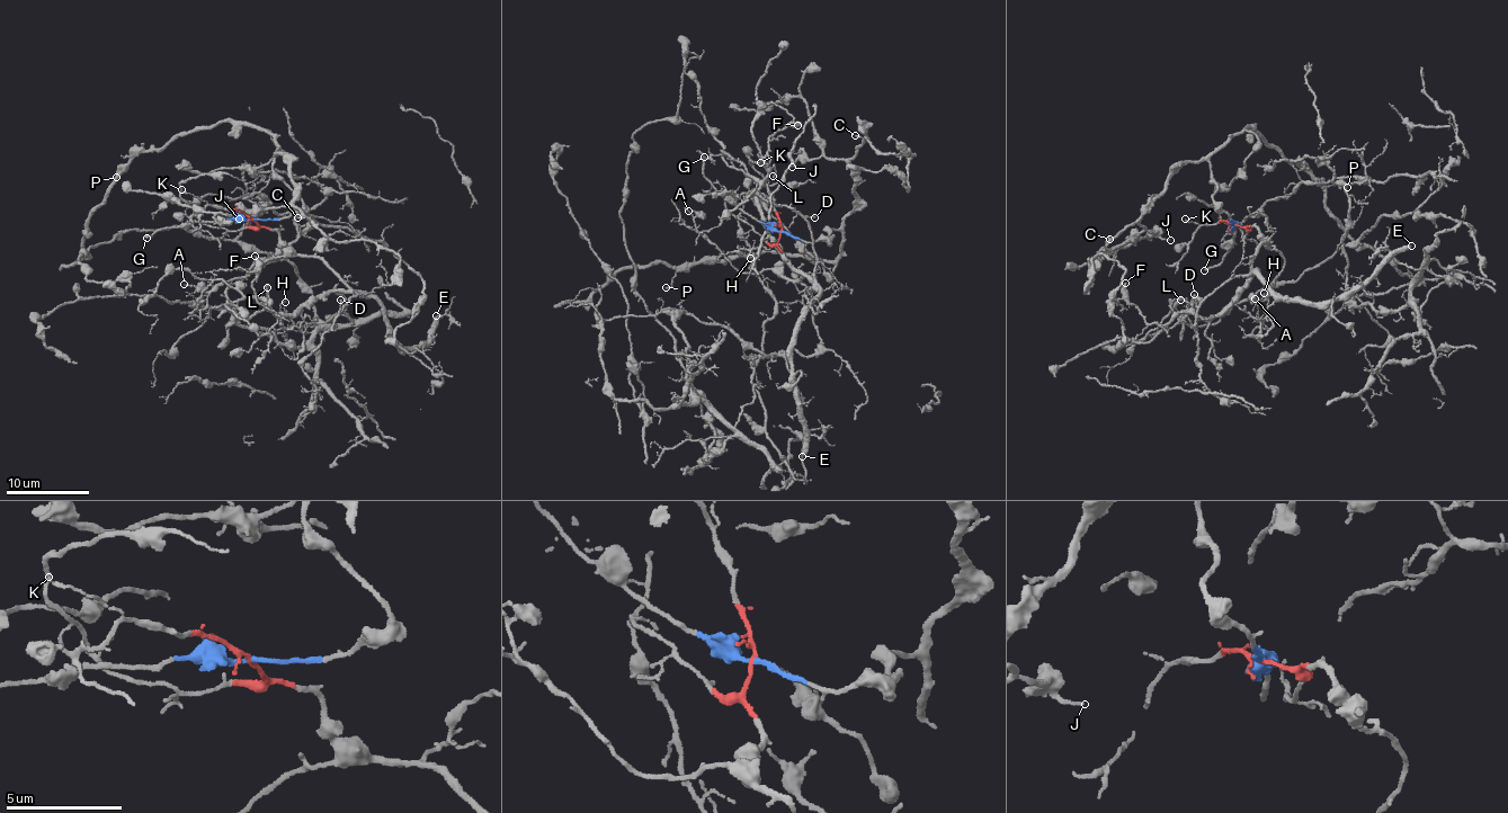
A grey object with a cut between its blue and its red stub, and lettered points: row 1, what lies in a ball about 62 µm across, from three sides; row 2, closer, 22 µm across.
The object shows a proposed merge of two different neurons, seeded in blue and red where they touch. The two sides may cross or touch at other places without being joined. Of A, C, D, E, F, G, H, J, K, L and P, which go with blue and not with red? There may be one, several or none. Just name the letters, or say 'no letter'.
C, G, J, P

